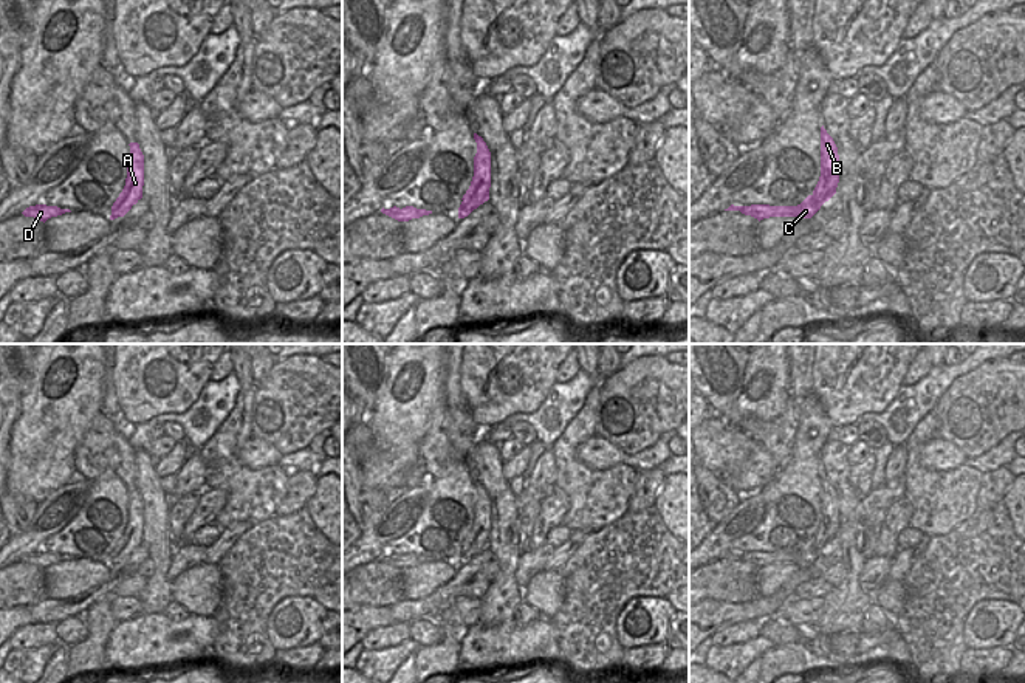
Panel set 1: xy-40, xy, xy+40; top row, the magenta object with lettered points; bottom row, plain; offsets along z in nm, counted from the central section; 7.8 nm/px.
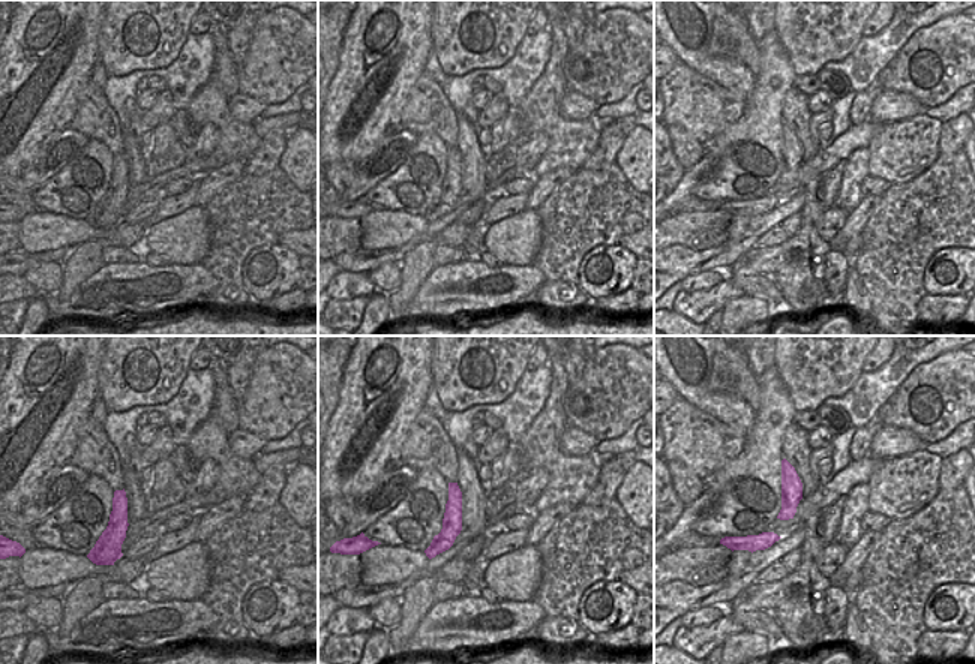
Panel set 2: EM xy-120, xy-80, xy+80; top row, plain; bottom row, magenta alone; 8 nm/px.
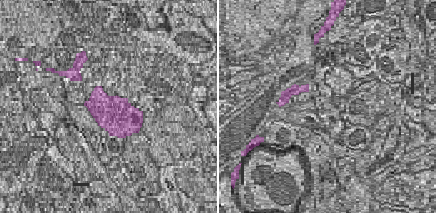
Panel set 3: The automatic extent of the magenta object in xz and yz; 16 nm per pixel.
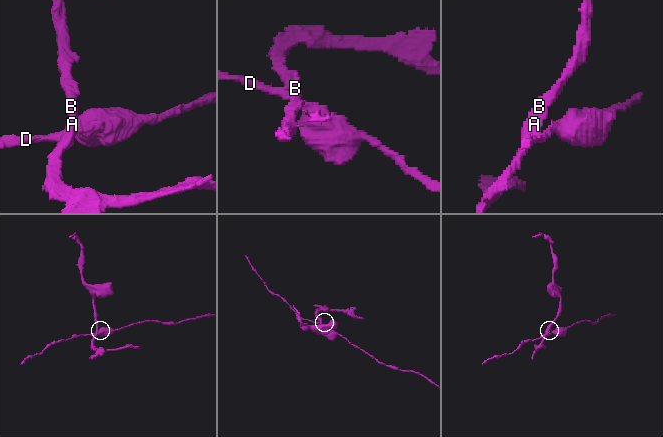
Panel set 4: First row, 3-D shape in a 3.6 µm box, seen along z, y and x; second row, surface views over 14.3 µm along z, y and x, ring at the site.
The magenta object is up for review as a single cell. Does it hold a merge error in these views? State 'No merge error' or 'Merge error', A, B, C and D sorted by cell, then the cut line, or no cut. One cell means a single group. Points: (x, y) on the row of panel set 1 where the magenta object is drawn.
Merge error. Groups: A B / C D. Split along xy+40 (812, 195), (818, 209)

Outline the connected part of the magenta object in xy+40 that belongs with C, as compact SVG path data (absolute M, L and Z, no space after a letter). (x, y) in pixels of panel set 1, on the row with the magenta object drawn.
M808 195L797 206L770 206L770 204L734 206L731 204L725 211L740 211L742 214L751 215L760 221L770 217L796 217L799 220L811 218L819 209L813 201L813 195Z

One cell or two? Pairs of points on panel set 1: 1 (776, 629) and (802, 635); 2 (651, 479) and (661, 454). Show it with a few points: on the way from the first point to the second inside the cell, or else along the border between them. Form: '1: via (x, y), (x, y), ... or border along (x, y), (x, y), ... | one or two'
1: via (782, 632), (796, 635) | one
2: border along (658, 466), (638, 473) | two

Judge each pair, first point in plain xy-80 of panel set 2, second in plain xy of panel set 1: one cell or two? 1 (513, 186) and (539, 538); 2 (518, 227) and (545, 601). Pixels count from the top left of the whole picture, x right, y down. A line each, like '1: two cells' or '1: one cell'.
1: two cells
2: one cell

